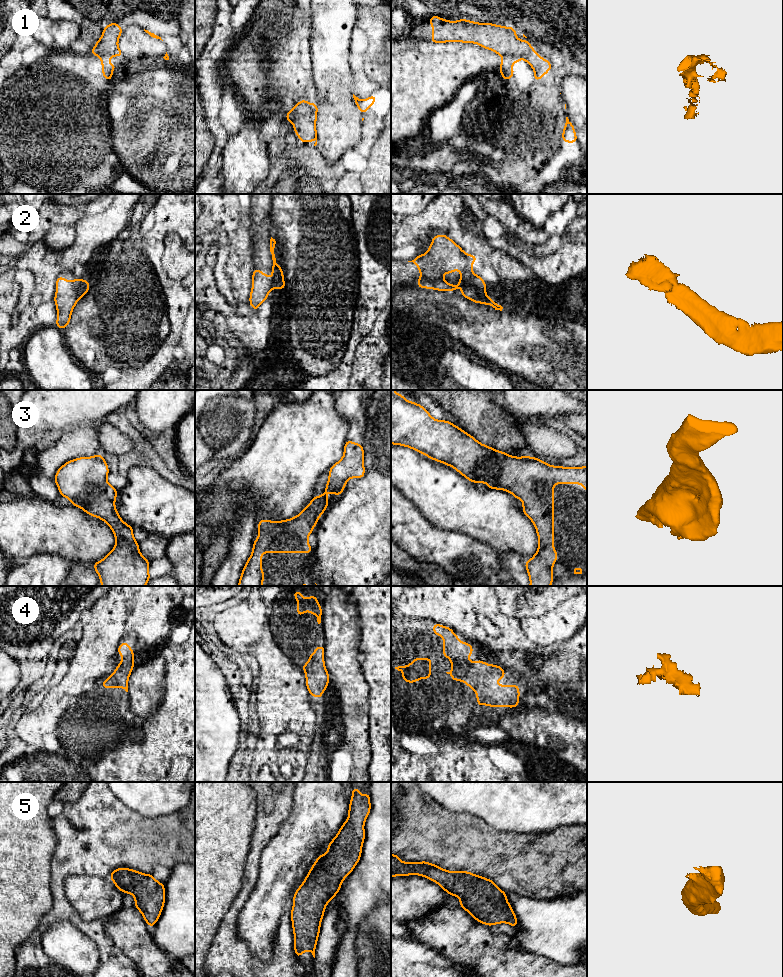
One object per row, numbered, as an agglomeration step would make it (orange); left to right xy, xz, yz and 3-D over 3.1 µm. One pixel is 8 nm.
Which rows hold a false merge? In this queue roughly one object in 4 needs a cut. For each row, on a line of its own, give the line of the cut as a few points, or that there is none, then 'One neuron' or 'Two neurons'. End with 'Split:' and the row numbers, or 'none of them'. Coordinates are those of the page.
1: No split. One neuron
2: No split. One neuron
3: No split. One neuron
4: No split. One neuron
5: No split. One neuron
Split: none of them

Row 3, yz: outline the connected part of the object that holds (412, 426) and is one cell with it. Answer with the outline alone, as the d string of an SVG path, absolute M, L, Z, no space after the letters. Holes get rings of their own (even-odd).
M391 390L391 444L411 448L454 468L472 483L485 483L489 489L504 490L520 499L524 504L522 511L534 524L539 541L537 552L525 561L529 586L550 586L553 583L552 568L558 559L554 550L554 485L581 484L587 494L587 466L552 466L536 457L508 455L480 443L449 421L434 419L422 405L407 401L395 390Z

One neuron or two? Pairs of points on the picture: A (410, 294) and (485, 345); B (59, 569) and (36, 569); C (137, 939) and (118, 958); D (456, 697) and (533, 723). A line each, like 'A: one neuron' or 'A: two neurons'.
A: one neuron
B: one neuron
C: two neurons
D: two neurons

